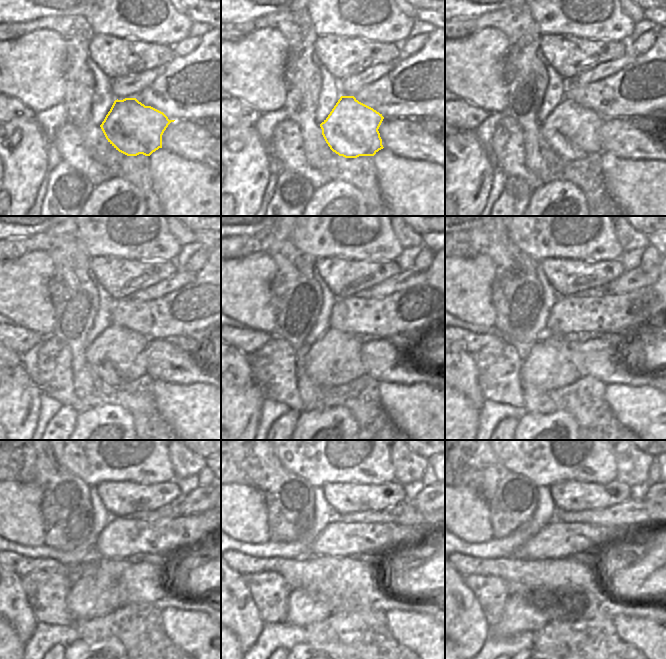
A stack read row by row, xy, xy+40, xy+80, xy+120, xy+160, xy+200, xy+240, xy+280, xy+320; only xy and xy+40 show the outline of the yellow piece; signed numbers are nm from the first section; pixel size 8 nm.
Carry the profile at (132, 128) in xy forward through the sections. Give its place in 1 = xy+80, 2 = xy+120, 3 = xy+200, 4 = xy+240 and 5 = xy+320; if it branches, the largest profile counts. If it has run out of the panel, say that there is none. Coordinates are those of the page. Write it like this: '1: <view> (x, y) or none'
1: xy+80 (573, 132)
2: xy+120 (118, 355)
3: xy+200 (548, 365)
4: xy+240 (85, 599)
5: xy+320 (519, 615)

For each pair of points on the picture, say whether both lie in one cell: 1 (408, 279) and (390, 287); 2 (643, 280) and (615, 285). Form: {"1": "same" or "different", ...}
{"1": "same", "2": "same"}

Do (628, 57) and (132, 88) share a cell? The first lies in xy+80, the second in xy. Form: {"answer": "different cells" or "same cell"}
{"answer": "same cell"}

